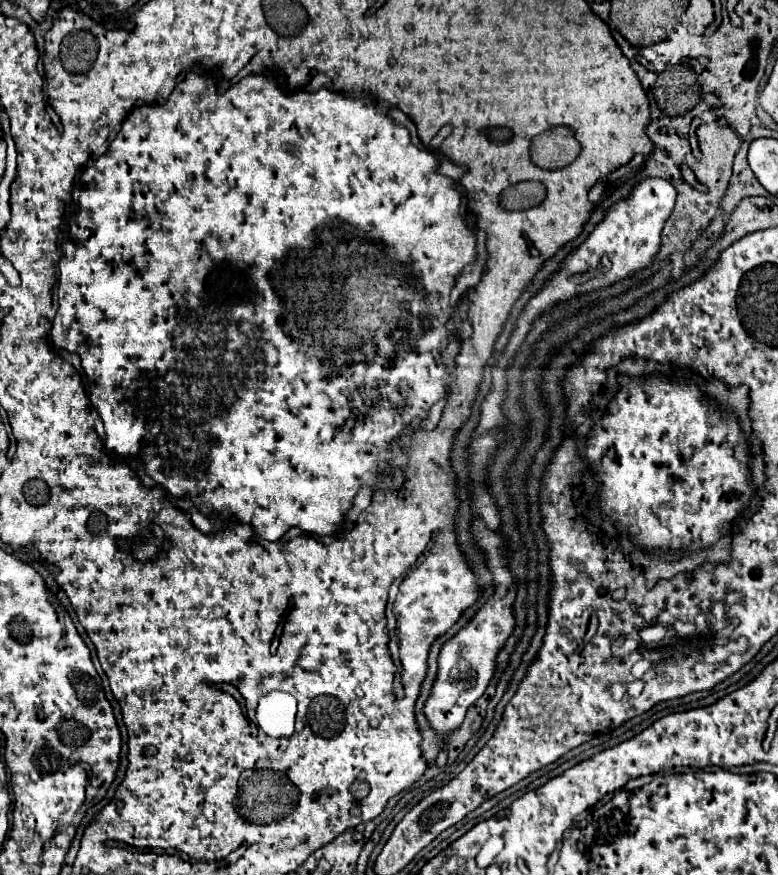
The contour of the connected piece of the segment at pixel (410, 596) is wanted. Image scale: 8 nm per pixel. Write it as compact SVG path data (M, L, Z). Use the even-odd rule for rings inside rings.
M444 531L444 537L436 539L436 545L434 545L432 553L426 557L426 561L420 565L420 569L412 569L410 575L402 581L400 593L398 593L396 603L394 603L394 613L398 617L398 629L400 629L400 635L402 635L402 641L400 641L402 687L404 687L404 693L406 693L408 701L416 703L416 697L420 693L420 685L422 685L422 681L426 677L426 671L428 671L428 653L430 653L432 643L440 635L444 635L460 619L464 609L468 609L470 605L474 605L480 599L480 595L482 595L482 591L476 585L476 575L474 575L472 567L468 565L462 549L458 547L456 533L454 531Z

